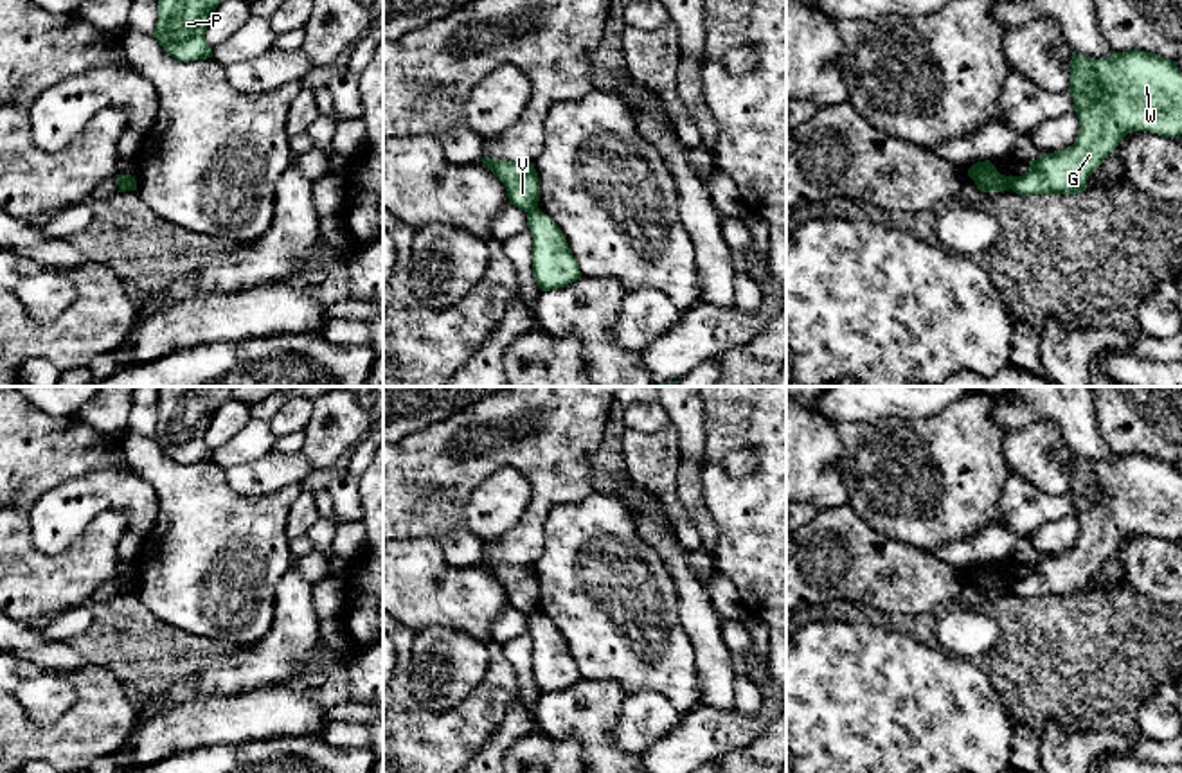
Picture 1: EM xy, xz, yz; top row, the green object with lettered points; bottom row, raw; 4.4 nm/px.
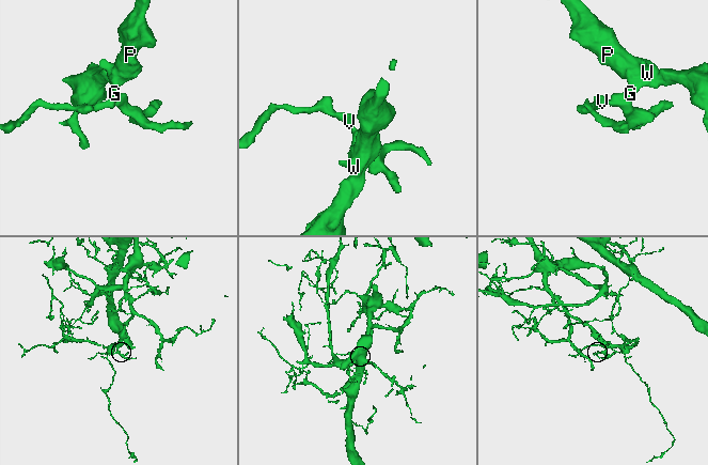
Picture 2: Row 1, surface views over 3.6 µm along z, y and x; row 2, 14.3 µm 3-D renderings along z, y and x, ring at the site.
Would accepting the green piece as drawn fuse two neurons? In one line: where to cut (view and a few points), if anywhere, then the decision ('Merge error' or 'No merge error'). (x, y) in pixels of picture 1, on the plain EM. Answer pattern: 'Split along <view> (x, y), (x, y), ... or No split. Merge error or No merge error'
Split along yz (1013, 579), (1010, 590). Merge error

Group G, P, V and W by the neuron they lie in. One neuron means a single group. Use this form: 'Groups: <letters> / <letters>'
Groups: G P W / V

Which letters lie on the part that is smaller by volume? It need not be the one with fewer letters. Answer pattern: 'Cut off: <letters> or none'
Cut off: V

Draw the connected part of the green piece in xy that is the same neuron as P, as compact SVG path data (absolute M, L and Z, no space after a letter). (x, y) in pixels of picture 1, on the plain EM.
M158 386L157 444L178 464L212 460L212 449L205 442L209 424L221 403L232 397L236 386Z

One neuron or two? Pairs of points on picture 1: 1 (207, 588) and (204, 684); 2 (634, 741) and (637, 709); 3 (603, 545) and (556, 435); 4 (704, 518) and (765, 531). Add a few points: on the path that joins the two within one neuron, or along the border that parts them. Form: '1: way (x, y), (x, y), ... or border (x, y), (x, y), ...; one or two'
1: border (259, 639), (240, 648), (218, 648); two
2: way (634, 734), (637, 716); one
3: border (594, 491), (578, 502), (560, 502), (546, 520); two
4: border (706, 507), (716, 531), (716, 561); two

